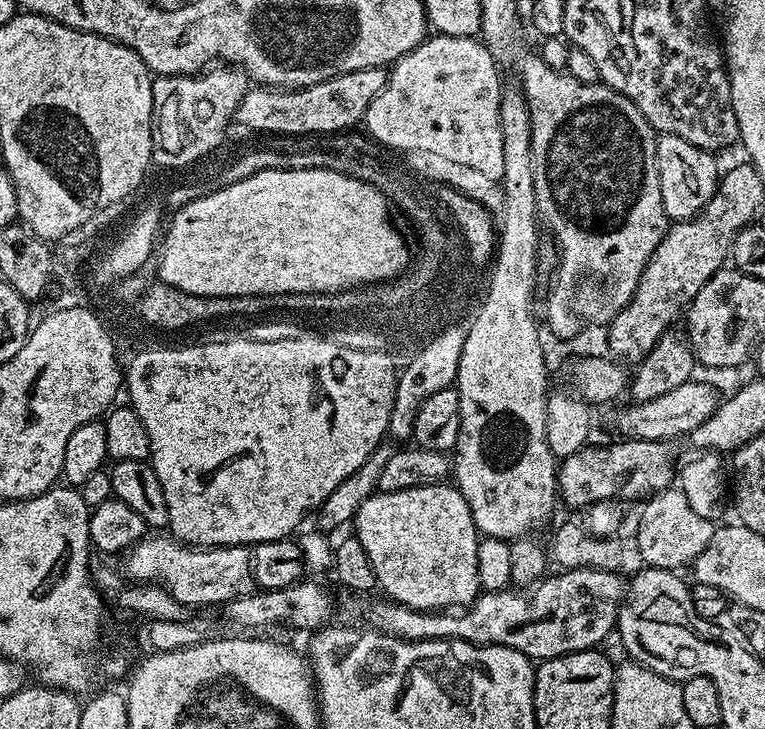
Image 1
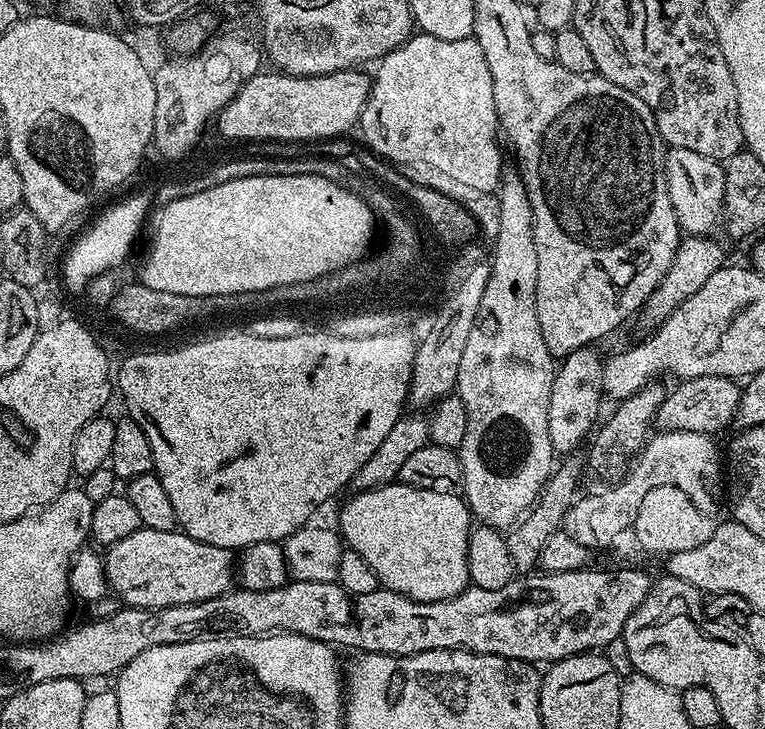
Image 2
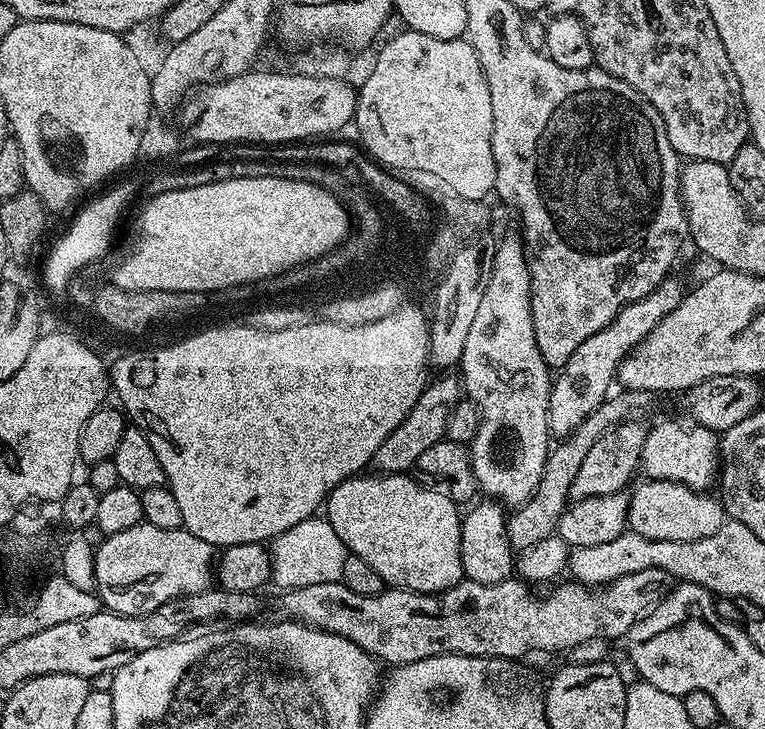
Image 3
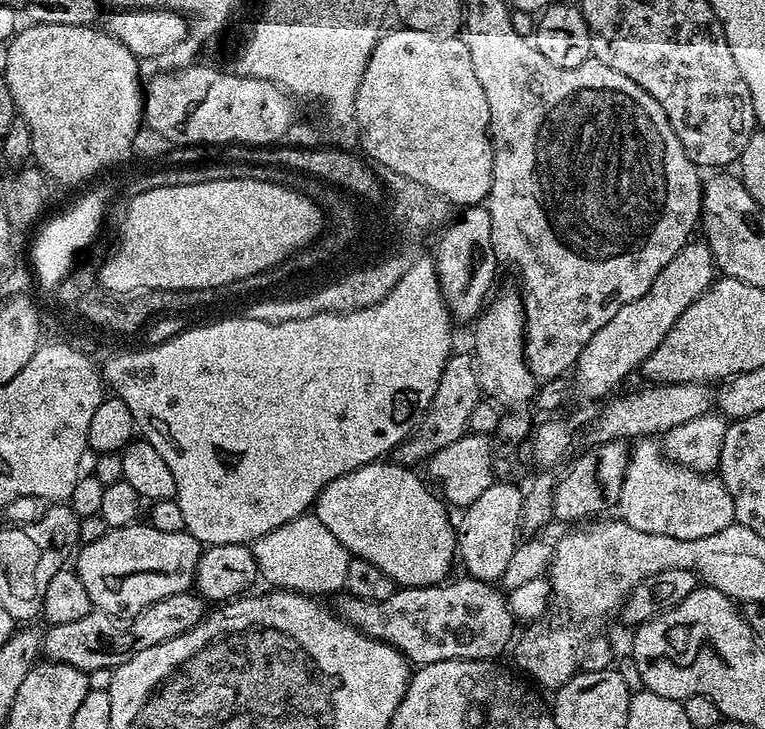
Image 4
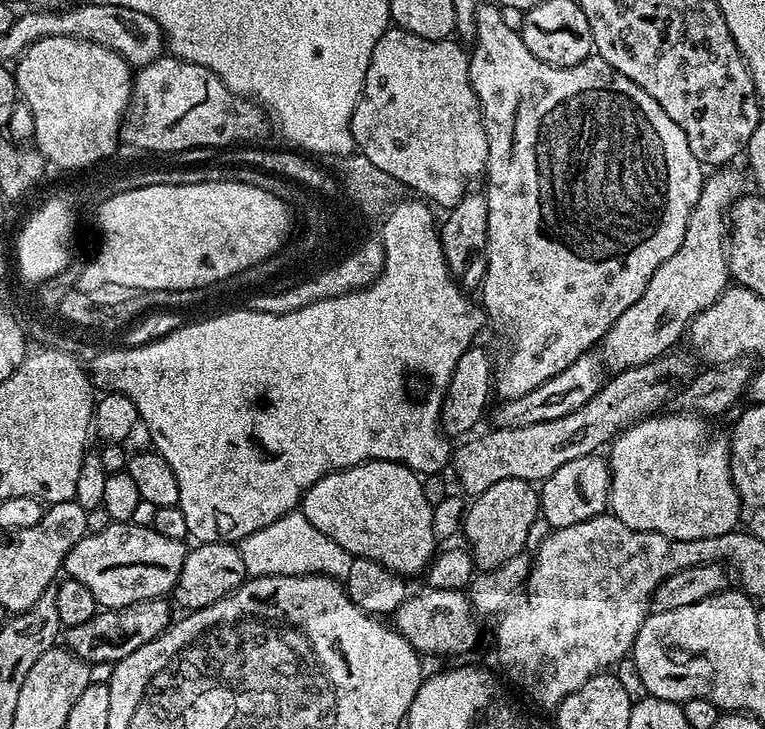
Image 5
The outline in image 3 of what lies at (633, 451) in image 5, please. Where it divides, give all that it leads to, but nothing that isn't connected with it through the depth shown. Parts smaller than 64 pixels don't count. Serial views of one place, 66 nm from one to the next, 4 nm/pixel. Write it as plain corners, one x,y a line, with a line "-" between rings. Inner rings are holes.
645,479
643,483
631,489
627,525
631,531
642,534
642,538
694,542
698,538
710,538
726,522
723,504
707,491
696,491
676,481

